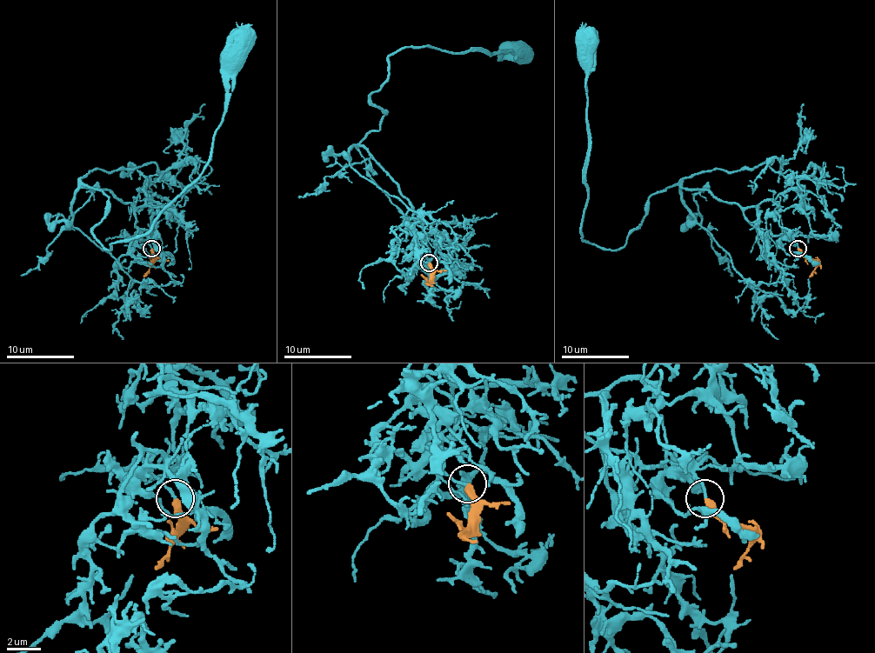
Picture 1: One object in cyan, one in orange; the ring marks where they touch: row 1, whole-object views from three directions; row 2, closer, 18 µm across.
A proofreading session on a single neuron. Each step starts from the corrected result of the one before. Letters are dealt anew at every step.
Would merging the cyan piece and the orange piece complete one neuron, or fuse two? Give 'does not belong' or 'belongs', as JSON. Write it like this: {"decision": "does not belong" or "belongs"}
{"decision": "belongs"}

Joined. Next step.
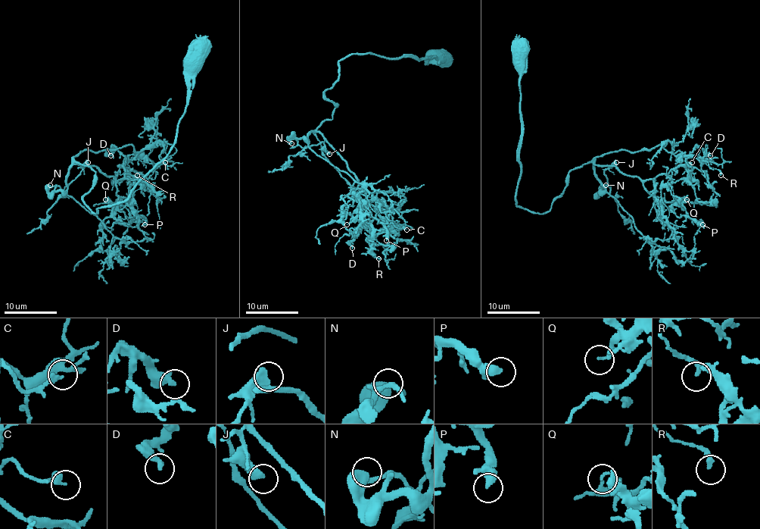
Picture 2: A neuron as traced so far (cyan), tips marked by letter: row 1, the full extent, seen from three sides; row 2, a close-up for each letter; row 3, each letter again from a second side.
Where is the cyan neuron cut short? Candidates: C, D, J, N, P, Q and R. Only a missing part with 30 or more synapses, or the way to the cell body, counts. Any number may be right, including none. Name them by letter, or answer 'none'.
N

